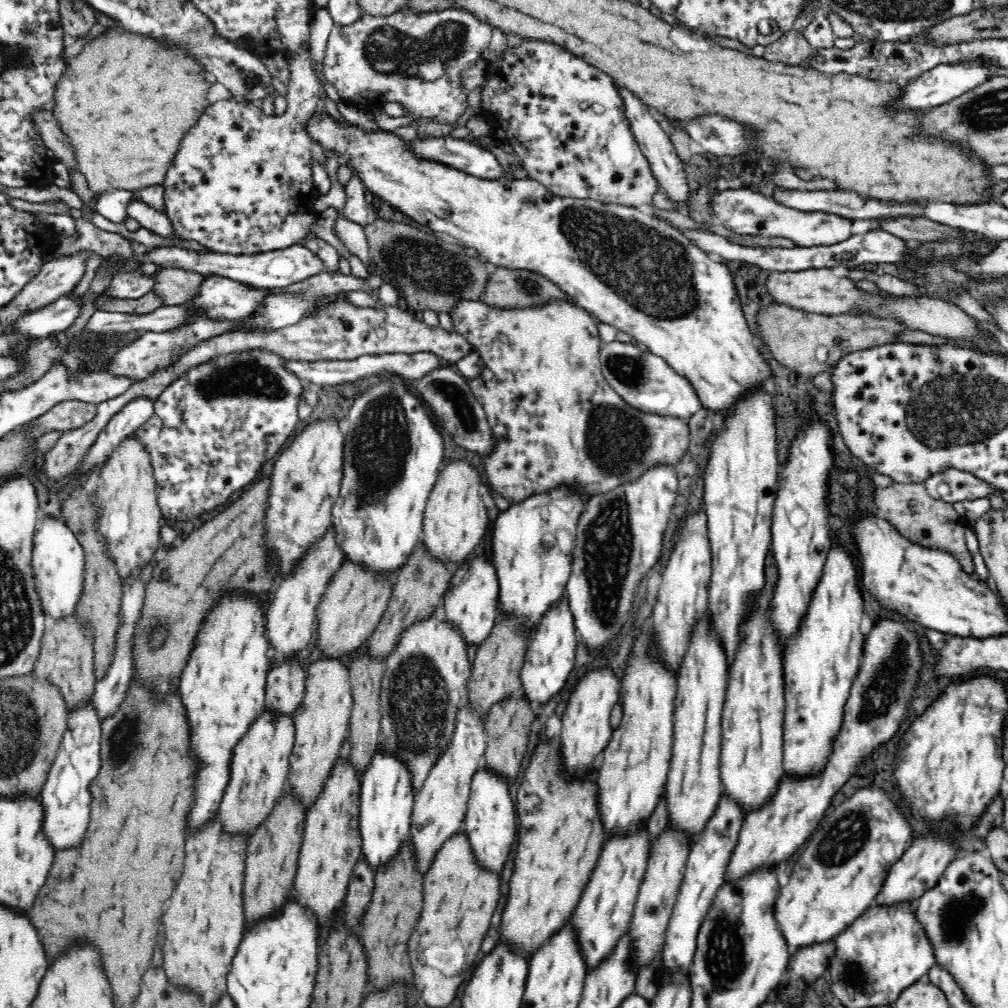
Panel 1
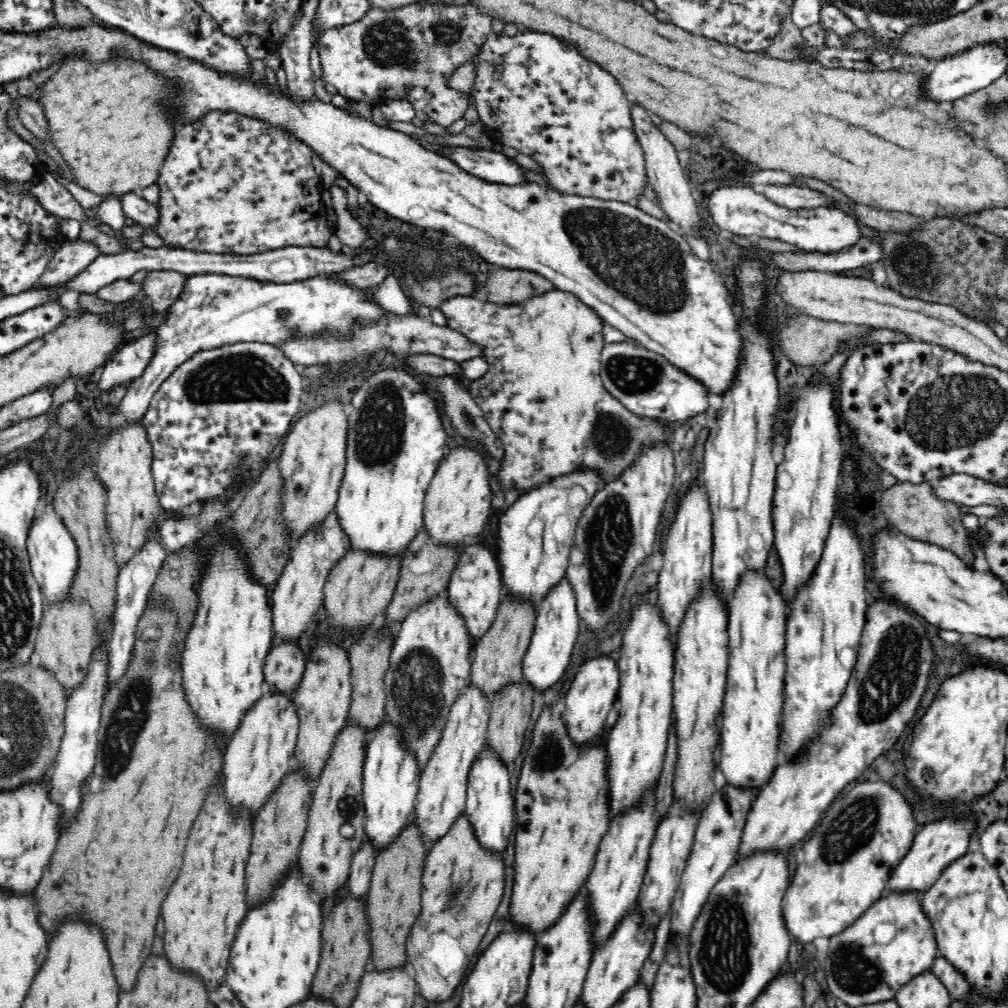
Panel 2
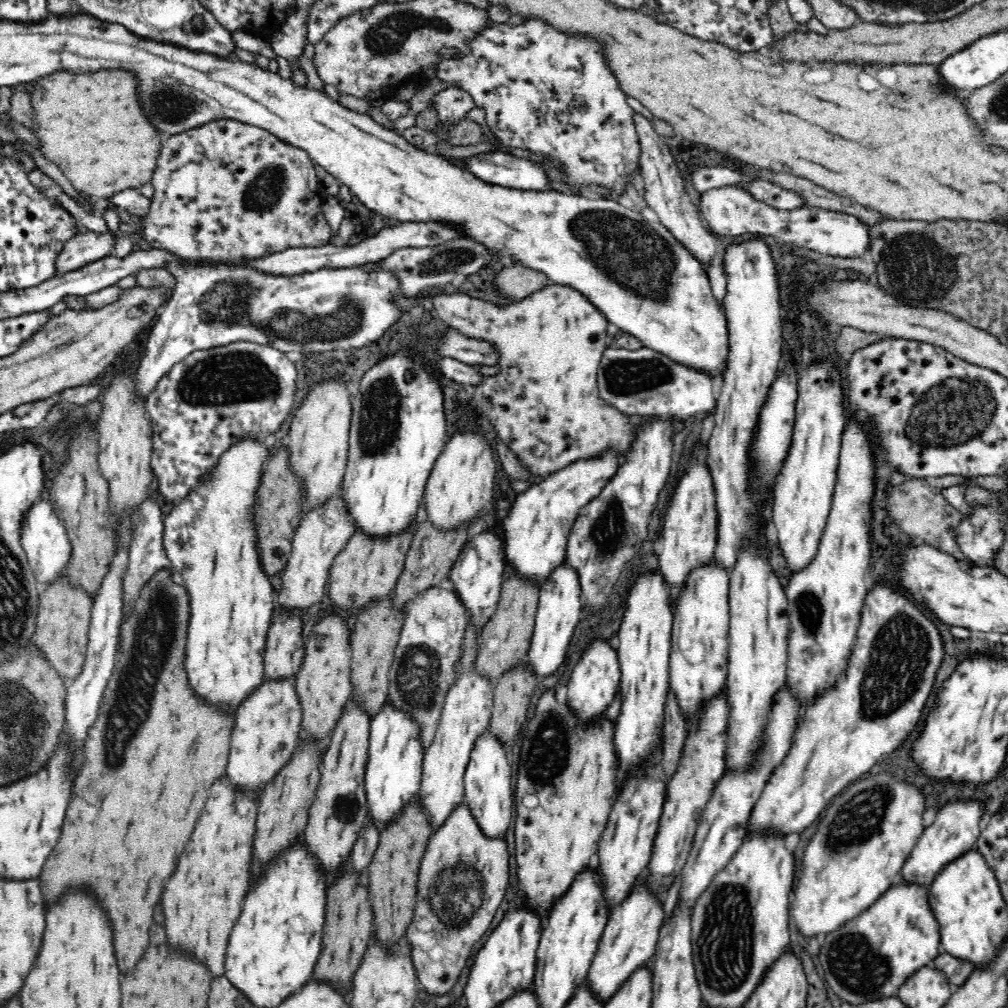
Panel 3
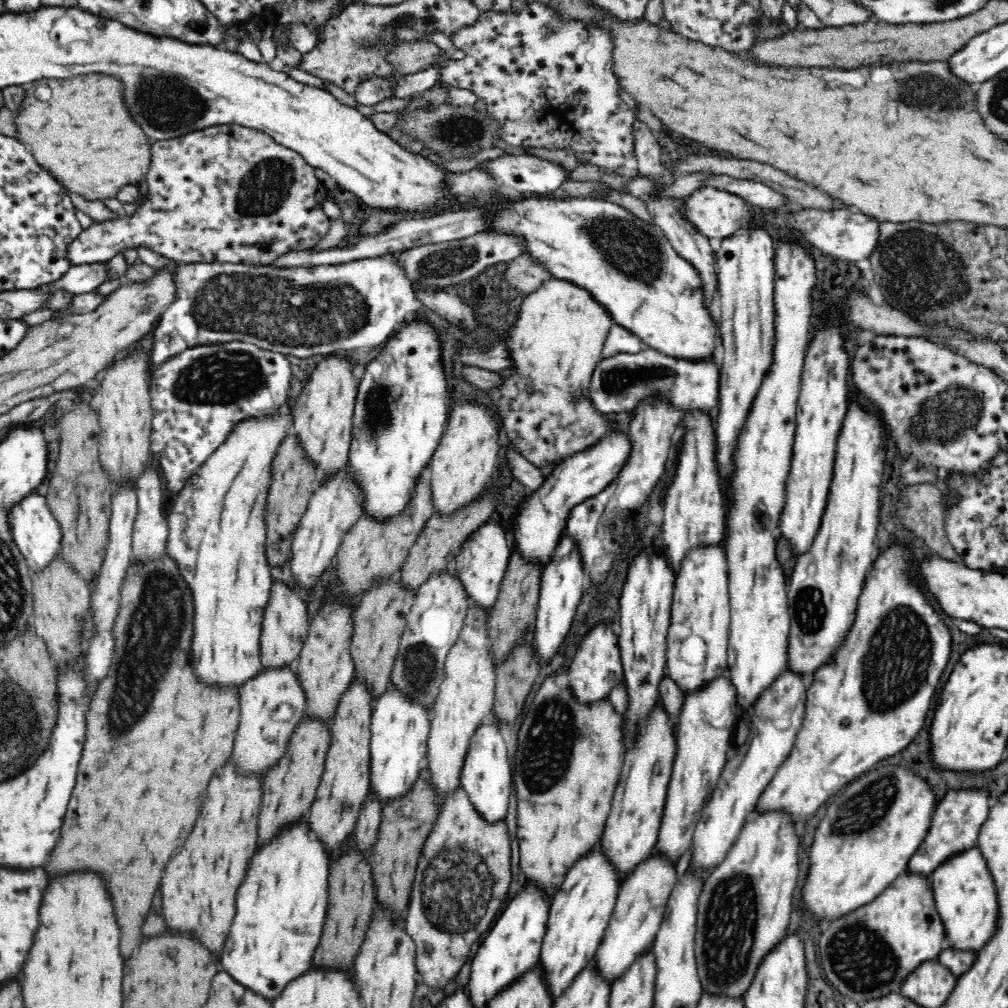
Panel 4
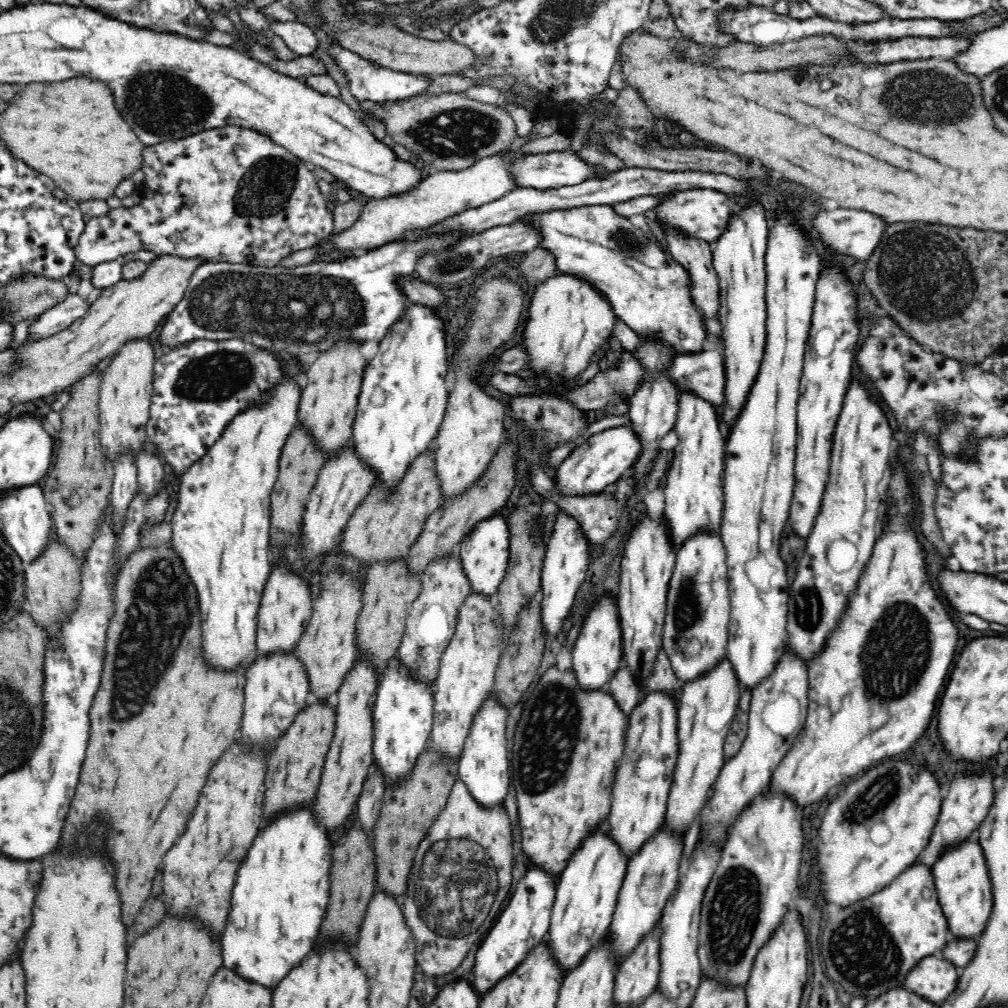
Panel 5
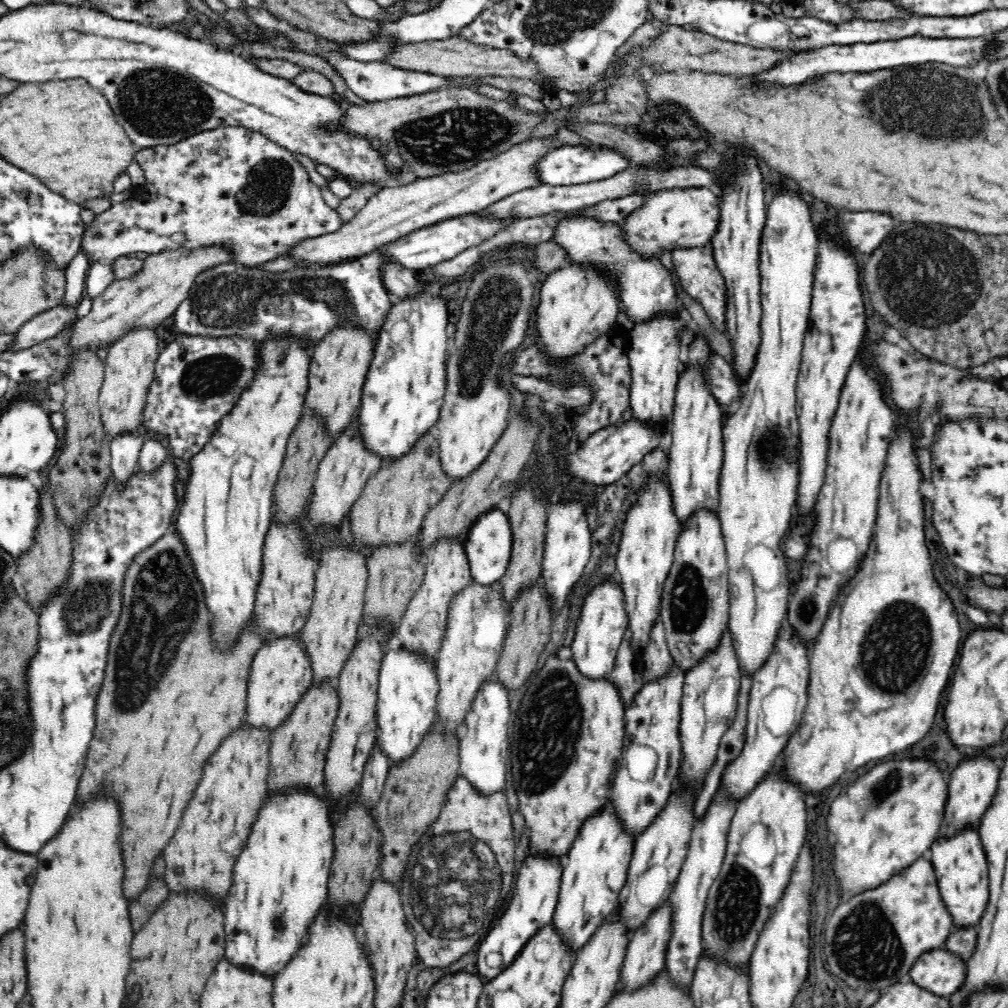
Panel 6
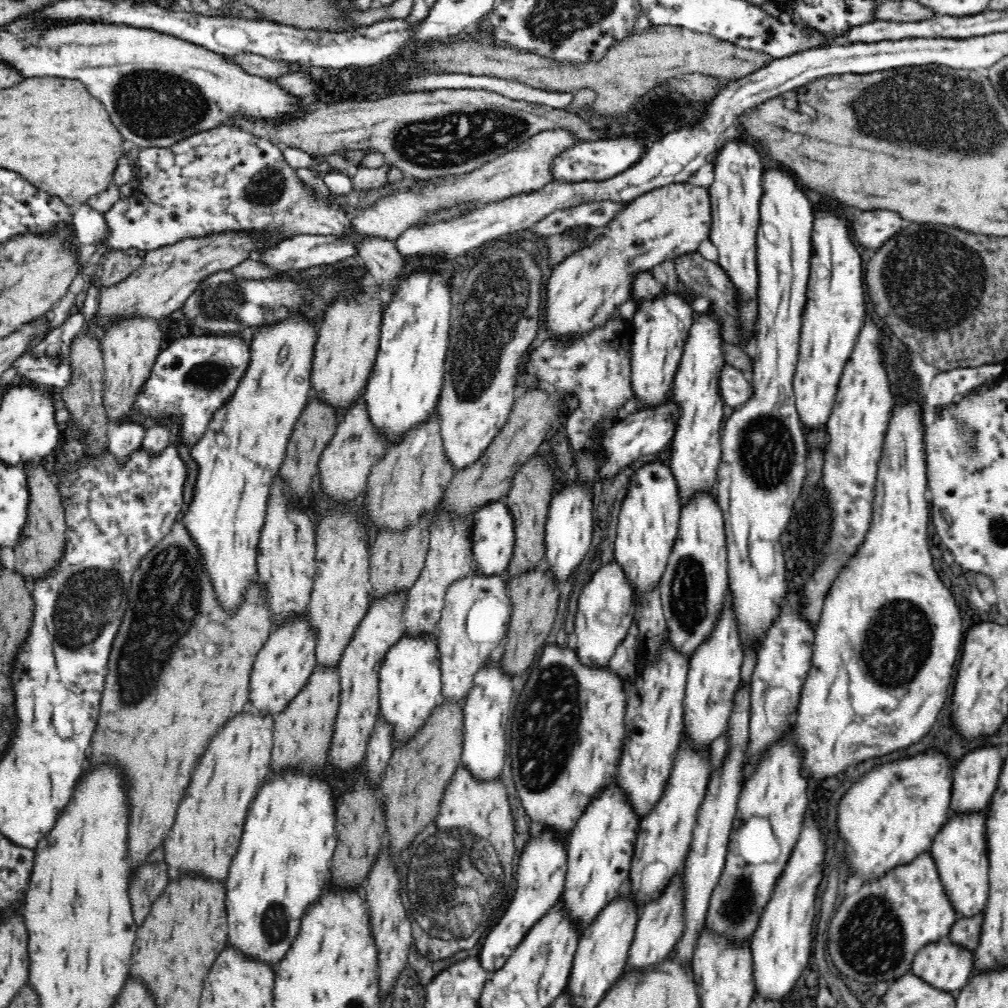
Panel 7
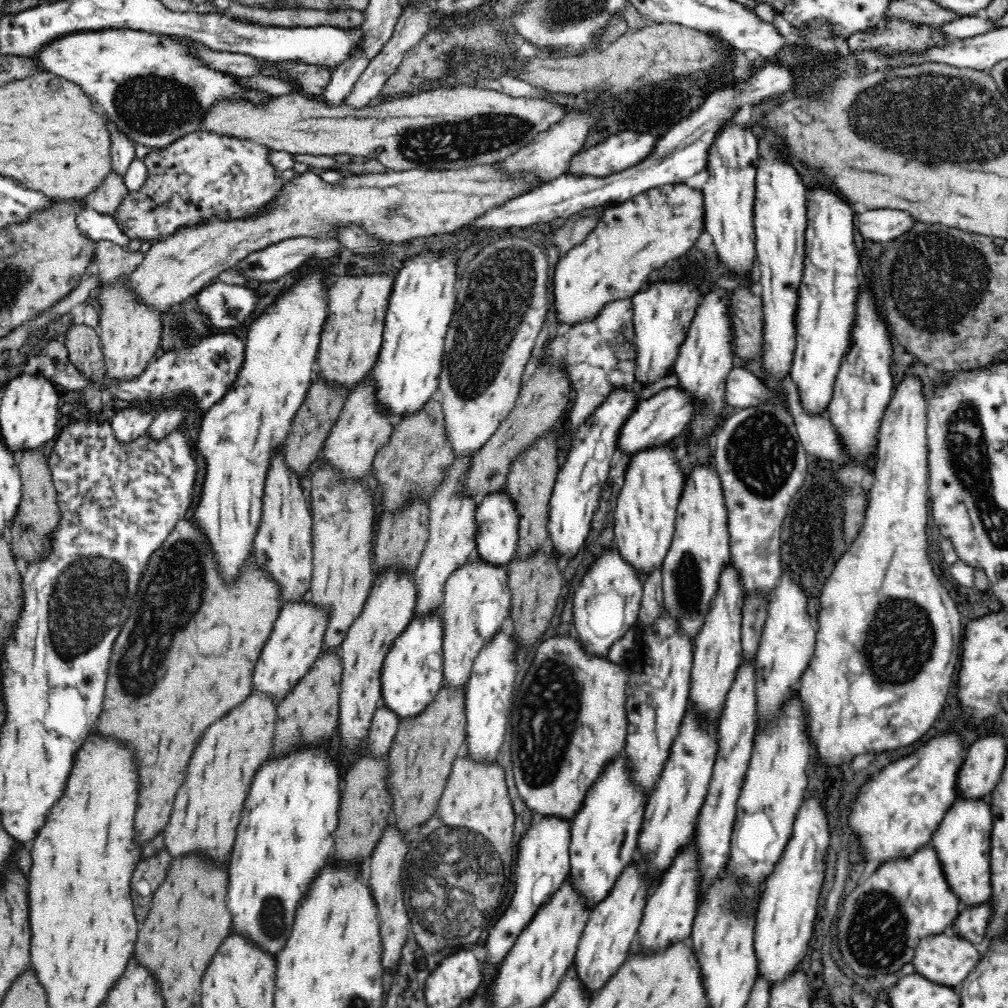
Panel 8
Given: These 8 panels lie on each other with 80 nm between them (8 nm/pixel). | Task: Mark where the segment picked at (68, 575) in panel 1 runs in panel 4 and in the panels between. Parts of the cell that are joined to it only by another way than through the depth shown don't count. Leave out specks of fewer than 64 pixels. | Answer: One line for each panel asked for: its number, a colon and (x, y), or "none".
2: (51, 550)
3: (43, 537)
4: (34, 529)

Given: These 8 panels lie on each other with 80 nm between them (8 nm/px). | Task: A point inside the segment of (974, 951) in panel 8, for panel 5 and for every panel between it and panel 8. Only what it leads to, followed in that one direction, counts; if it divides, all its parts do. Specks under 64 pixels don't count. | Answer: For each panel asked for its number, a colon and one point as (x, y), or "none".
5: (934, 978)
6: (940, 971)
7: (944, 964)

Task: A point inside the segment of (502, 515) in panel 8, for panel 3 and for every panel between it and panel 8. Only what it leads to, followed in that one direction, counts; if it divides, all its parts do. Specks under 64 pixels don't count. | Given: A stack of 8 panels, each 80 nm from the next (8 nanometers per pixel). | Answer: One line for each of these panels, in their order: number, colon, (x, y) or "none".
3: (477, 577)
4: (483, 559)
5: (485, 551)
6: (488, 541)
7: (493, 536)

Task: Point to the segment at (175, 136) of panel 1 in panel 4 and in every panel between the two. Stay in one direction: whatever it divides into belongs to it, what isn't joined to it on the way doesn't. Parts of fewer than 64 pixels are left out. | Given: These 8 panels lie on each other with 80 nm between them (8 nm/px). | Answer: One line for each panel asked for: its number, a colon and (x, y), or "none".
2: (105, 119)
3: (91, 125)
4: (83, 136)

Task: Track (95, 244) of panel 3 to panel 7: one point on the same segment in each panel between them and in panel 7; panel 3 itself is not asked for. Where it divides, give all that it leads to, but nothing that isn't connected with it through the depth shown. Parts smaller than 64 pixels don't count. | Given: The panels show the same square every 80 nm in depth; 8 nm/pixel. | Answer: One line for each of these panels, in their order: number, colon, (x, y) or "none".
4: (226, 194)
5: (229, 194)
6: (234, 186)
7: (225, 178)

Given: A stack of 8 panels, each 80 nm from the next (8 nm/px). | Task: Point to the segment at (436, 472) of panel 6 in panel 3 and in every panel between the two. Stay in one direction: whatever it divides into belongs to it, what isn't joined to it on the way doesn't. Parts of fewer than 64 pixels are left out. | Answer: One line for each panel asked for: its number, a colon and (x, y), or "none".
3: (367, 568)
4: (374, 548)
5: (386, 523)

